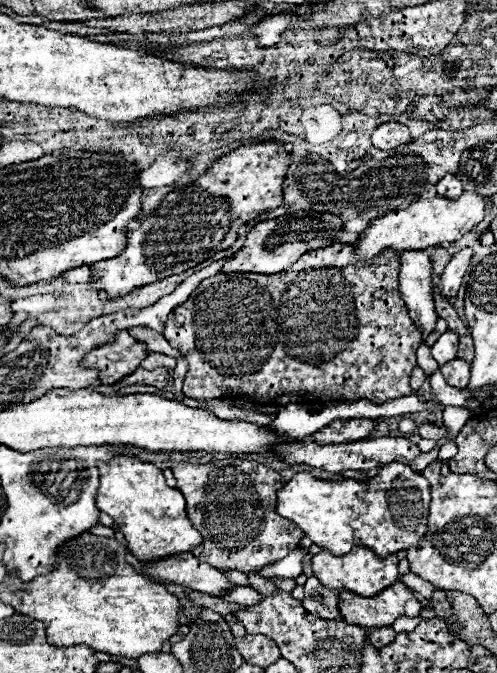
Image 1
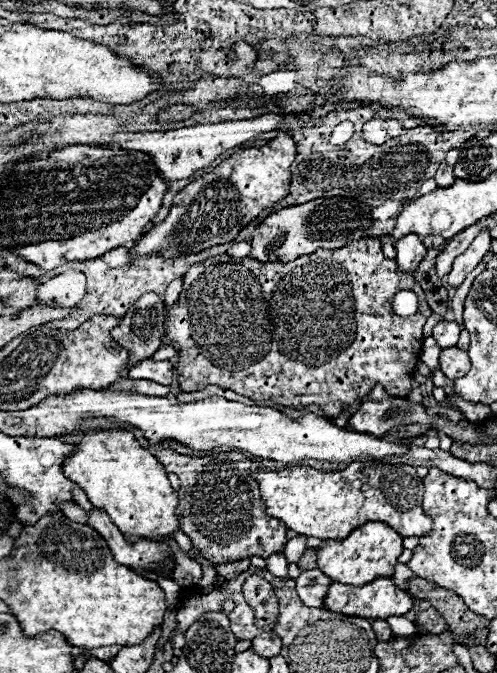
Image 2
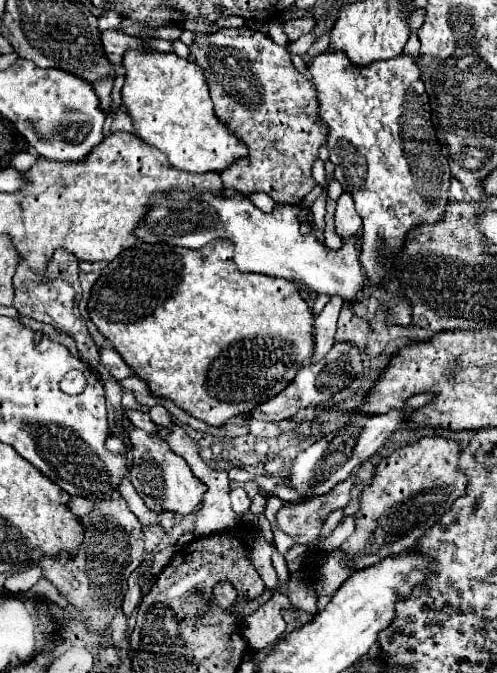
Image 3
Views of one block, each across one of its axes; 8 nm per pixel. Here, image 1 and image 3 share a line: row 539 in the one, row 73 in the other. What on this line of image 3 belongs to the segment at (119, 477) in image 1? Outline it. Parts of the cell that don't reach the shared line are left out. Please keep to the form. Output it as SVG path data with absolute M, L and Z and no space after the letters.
M128 50L122 66L126 70L122 102L132 118L134 134L146 144L158 148L168 158L170 166L196 174L222 172L240 156L244 158L246 146L238 142L224 124L216 124L208 84L200 66L174 52L160 54L154 50Z

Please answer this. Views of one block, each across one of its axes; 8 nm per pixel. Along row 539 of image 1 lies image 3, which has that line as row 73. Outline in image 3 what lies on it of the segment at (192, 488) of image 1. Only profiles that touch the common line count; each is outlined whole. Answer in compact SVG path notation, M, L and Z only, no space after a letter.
M246 26L220 28L212 34L196 34L194 42L190 44L188 60L196 62L202 68L218 120L228 126L228 130L248 148L246 158L236 160L222 172L224 186L234 188L242 194L266 192L276 204L298 206L304 196L316 186L312 166L318 158L318 148L326 142L326 134L316 122L316 88L304 74L294 68L286 46L278 46L270 36Z

